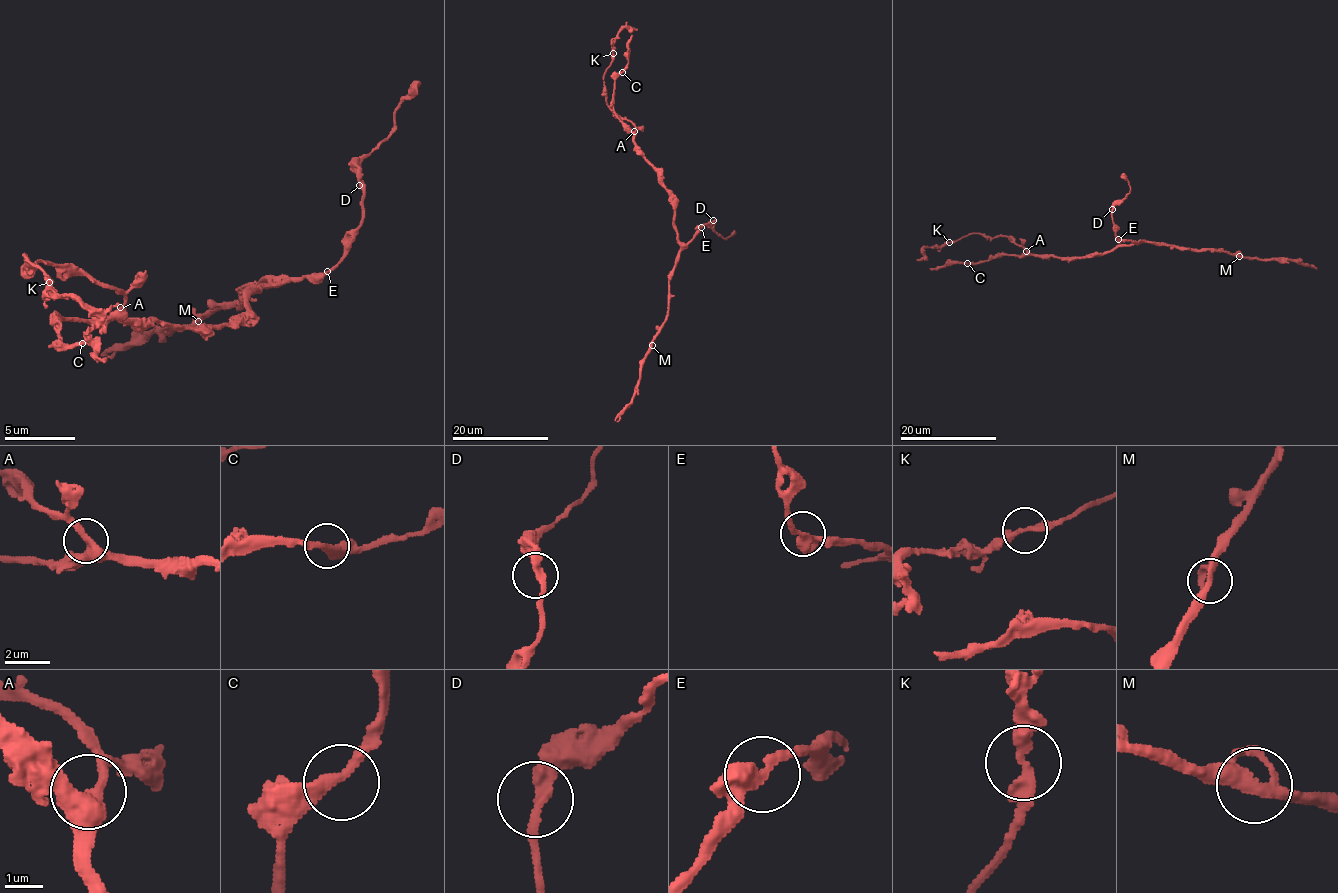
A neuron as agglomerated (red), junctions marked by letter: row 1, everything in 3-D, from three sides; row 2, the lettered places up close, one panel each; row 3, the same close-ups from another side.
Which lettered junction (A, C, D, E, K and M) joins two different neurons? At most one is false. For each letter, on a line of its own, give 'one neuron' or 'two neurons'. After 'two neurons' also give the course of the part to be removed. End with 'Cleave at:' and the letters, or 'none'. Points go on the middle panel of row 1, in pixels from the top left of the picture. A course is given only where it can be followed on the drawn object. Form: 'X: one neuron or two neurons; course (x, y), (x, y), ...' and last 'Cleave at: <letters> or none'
A: one neuron
C: one neuron
D: one neuron
E: one neuron
K: one neuron
M: one neuron
Cleave at: none

